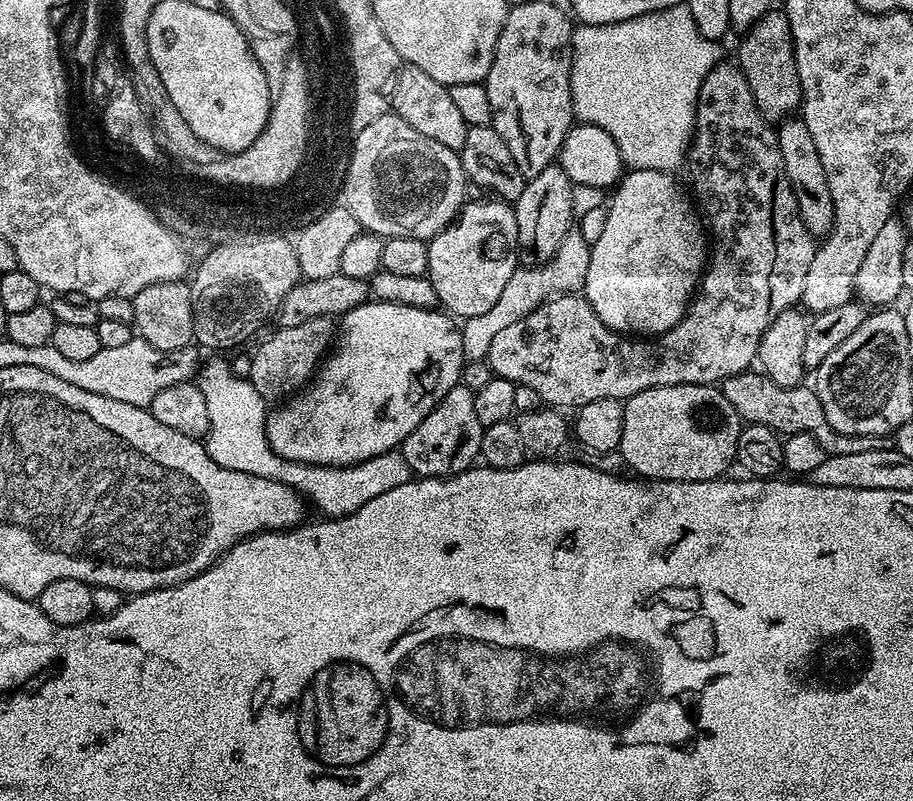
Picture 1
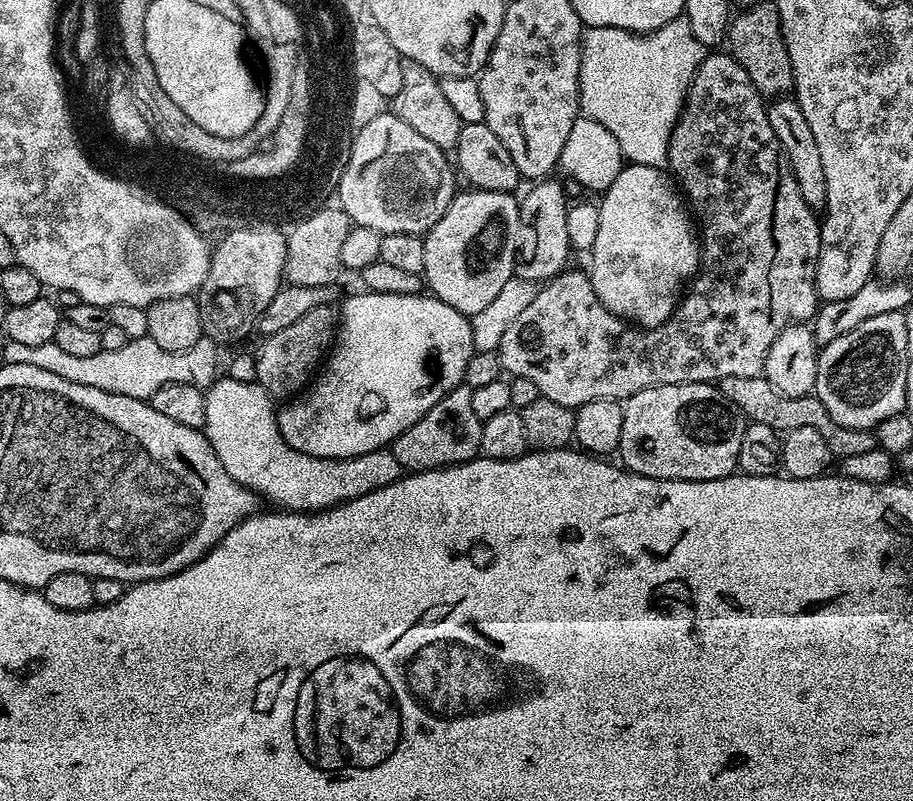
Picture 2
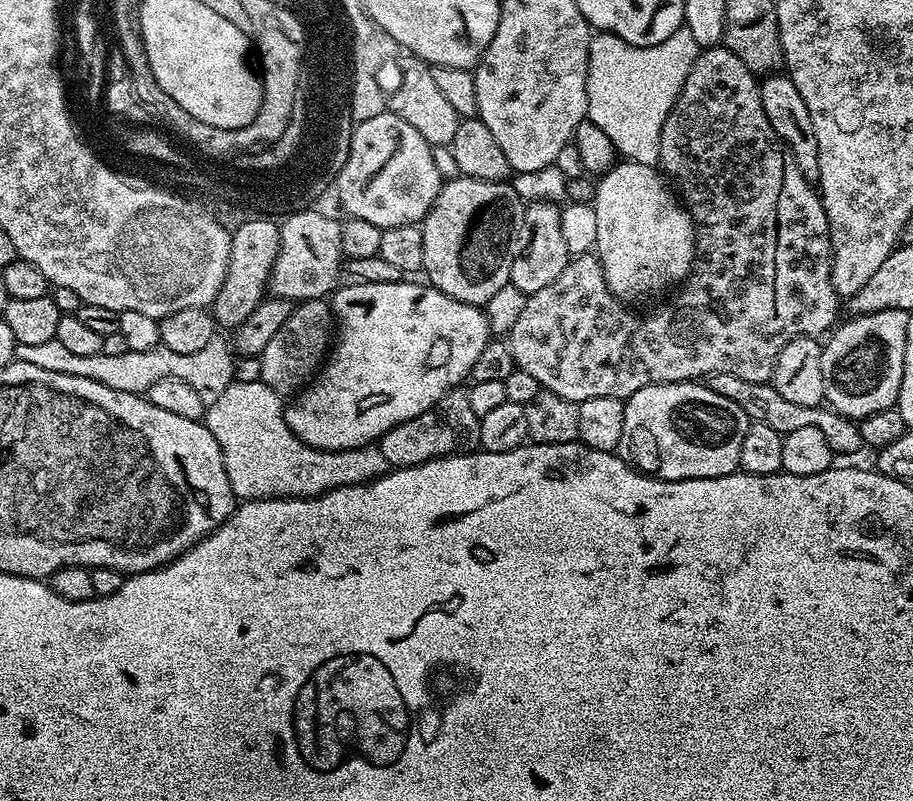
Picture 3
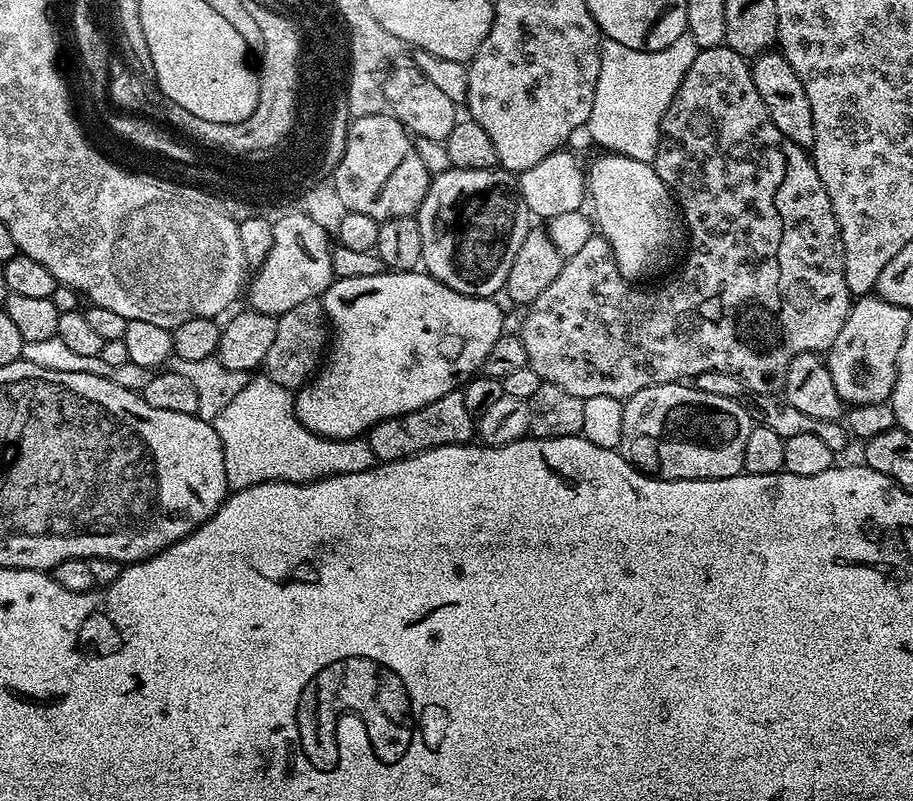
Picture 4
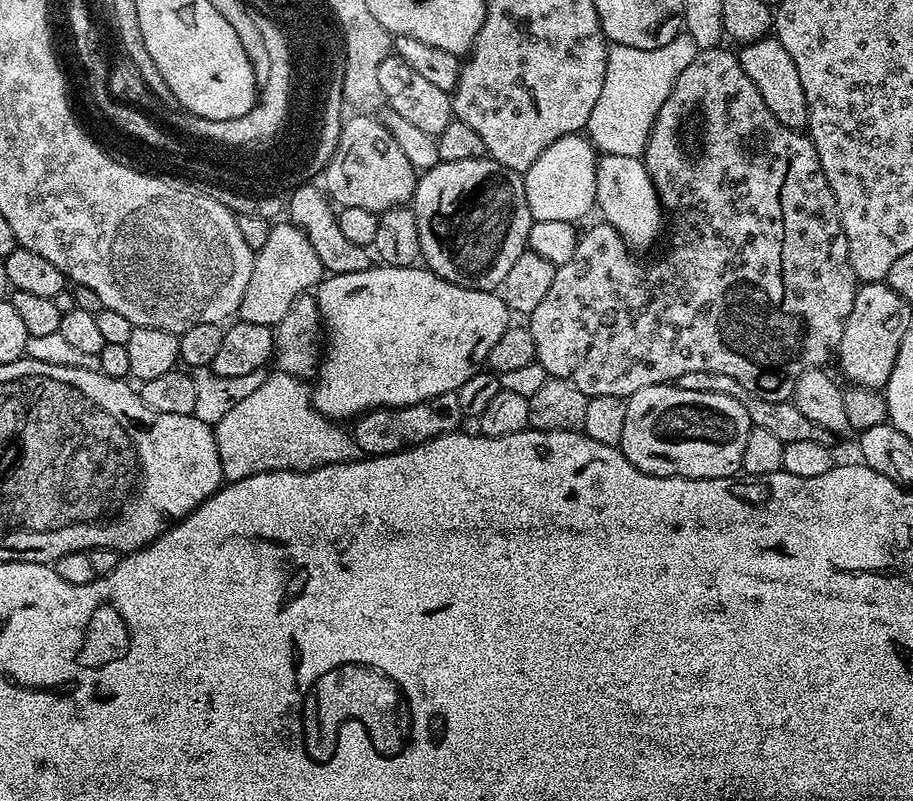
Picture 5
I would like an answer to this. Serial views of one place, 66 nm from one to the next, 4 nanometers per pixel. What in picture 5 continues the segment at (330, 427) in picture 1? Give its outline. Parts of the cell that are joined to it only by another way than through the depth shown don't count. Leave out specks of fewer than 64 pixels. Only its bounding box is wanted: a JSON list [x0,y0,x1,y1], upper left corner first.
[311,266,510,422]

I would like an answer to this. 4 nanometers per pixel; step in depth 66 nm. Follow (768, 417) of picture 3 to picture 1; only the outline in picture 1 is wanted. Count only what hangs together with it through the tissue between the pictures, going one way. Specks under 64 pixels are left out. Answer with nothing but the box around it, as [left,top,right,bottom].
[722,370,878,456]

